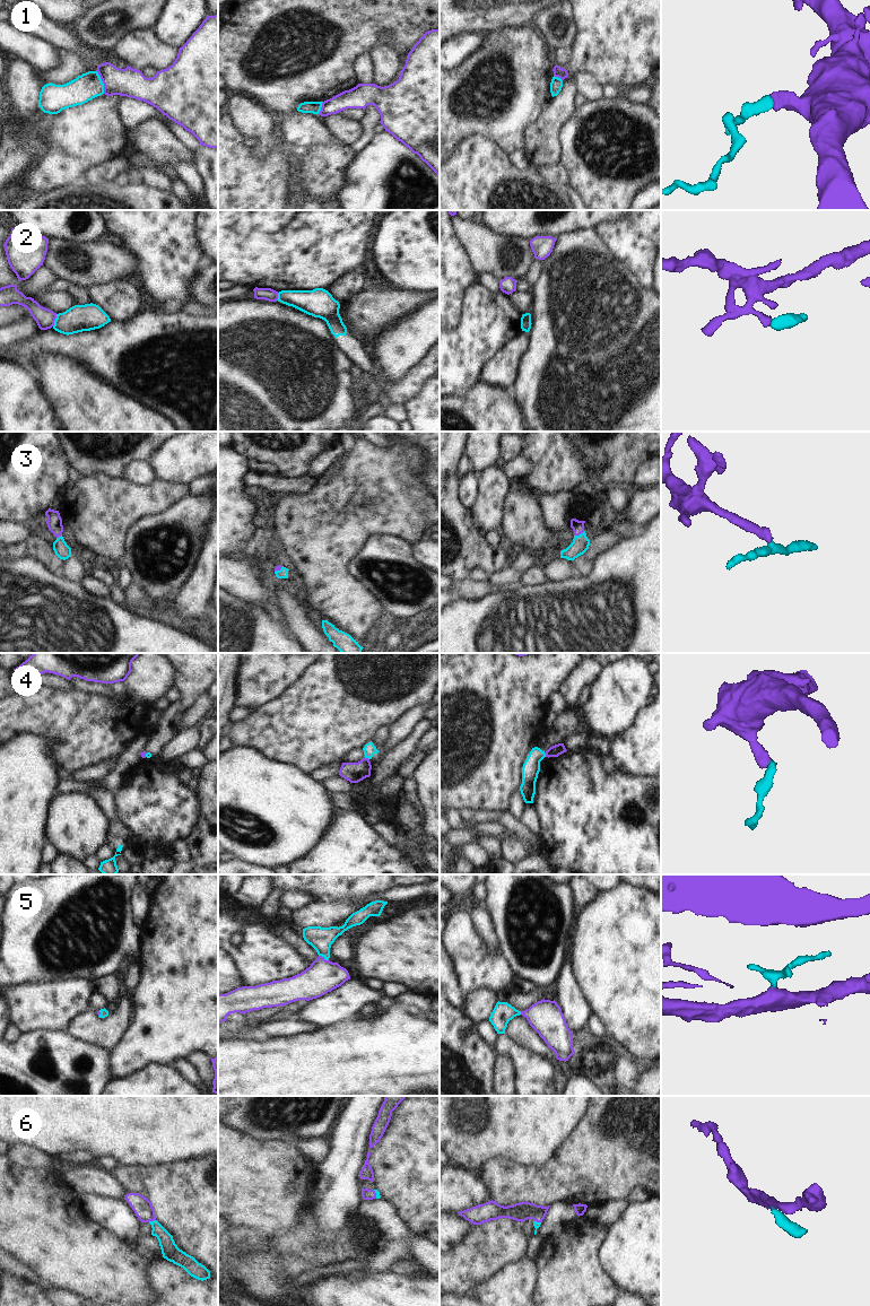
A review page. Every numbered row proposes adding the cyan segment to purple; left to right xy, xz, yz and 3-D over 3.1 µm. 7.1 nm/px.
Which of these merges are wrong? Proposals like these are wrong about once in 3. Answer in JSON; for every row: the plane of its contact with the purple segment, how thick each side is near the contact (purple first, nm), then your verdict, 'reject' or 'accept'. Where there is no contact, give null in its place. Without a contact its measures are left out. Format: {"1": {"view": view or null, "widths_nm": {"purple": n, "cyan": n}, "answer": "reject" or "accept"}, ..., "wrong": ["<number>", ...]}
{"1": {"view": "xy", "widths_nm": {"purple": 200, "cyan": 190}, "answer": "reject"}, "2": {"view": "xy", "widths_nm": {"purple": 140, "cyan": 190}, "answer": "reject"}, "3": {"view": "yz", "widths_nm": {"purple": 90, "cyan": 120}, "answer": "accept"}, "4": {"view": "xz", "widths_nm": {"purple": 140, "cyan": 90}, "answer": "reject"}, "5": {"view": "xz", "widths_nm": {"purple": 240, "cyan": 160}, "answer": "accept"}, "6": {"view": "xy", "widths_nm": {"purple": 140, "cyan": 120}, "answer": "accept"}, "wrong": ["1", "2", "4"]}

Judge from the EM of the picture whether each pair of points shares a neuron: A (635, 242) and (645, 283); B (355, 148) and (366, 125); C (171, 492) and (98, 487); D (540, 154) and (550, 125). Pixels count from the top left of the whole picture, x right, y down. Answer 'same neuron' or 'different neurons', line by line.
A: same neuron
B: same neuron
C: same neuron
D: same neuron

